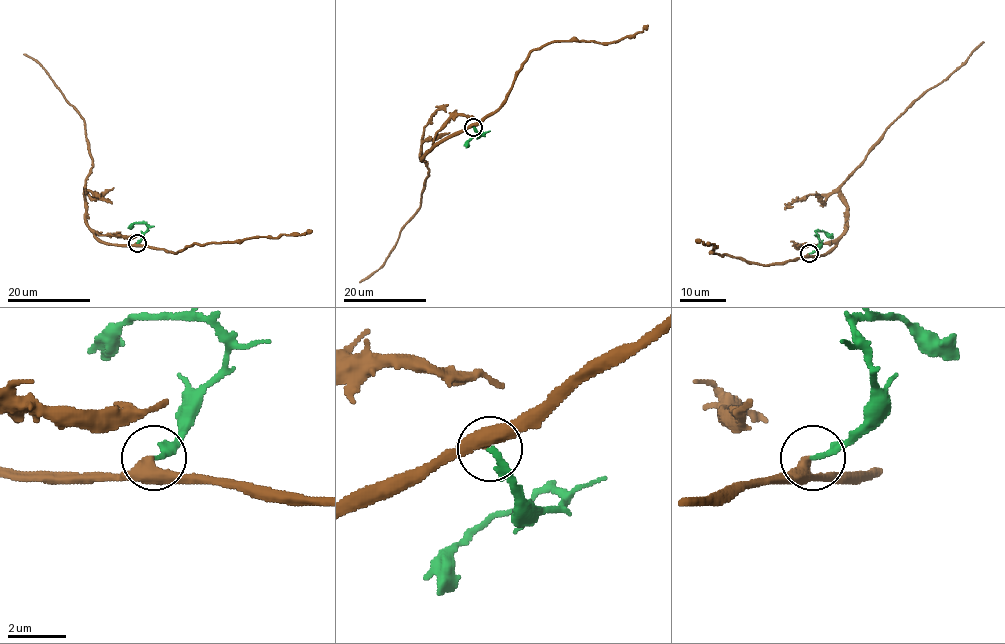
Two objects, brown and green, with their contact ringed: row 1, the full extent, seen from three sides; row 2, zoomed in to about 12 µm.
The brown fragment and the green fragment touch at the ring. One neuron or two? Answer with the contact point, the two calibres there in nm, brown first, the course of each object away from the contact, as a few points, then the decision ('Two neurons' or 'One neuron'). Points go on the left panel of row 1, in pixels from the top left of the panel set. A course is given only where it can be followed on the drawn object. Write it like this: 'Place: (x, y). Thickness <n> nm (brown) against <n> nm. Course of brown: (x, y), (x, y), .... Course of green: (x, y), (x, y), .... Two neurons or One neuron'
Place: (137, 243). Thickness 400 nm (brown) against 200 nm. Course of brown: (137, 243), (102, 243), (87, 225), (84, 190), (92, 161), (84, 120), (38, 62), (23, 54). Course of green: (137, 243), (147, 229), (146, 224), (134, 223), (130, 228). One neuron

